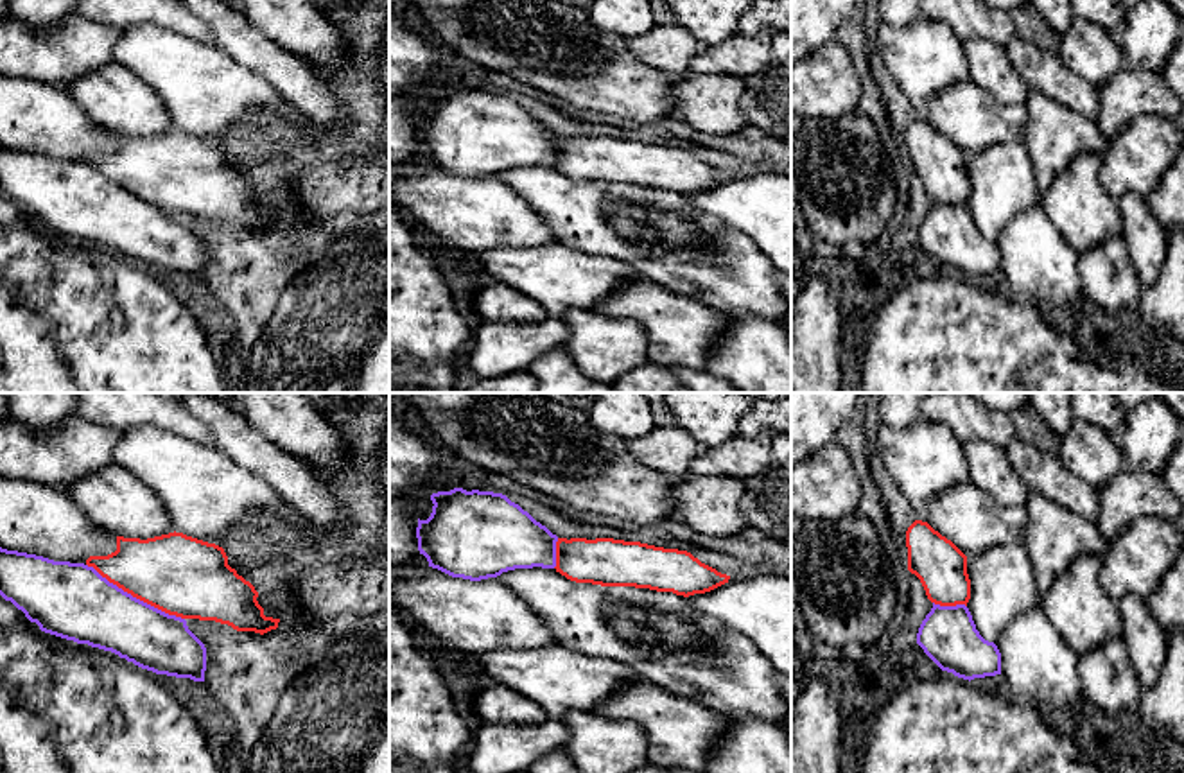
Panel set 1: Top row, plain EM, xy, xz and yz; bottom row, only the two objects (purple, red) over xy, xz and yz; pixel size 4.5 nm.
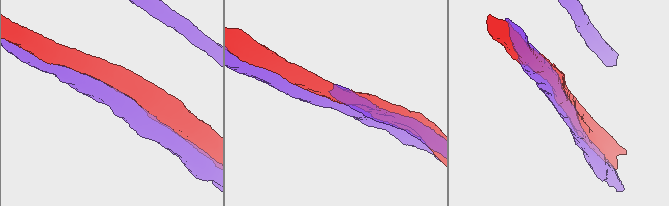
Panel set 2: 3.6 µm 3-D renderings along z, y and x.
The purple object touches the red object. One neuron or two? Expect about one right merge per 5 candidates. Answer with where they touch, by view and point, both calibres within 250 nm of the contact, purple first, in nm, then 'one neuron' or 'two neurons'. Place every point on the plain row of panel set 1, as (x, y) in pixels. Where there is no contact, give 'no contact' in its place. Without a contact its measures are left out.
xy (135, 196) | 320/360 nm | two neurons

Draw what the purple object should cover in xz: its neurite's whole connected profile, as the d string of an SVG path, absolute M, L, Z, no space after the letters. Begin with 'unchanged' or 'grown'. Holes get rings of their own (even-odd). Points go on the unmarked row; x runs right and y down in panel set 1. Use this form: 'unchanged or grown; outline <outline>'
unchanged; outline M454 86L432 91L431 99L434 102L431 115L418 117L416 126L418 149L429 165L470 179L497 176L515 167L556 165L558 135L506 93Z

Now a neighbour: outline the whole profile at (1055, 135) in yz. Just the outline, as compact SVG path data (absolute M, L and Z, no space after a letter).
M1030 90L1024 106L1028 129L1023 143L1028 147L1040 194L1057 181L1078 154L1105 156L1109 138L1101 135L1096 122L1035 90Z

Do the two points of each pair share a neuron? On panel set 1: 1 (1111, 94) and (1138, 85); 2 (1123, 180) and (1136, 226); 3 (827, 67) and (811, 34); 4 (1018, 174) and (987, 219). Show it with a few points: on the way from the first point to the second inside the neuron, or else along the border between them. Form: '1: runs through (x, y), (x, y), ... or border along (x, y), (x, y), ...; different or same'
1: runs through (1118, 94), (1131, 92); same
2: border along (1147, 194), (1127, 192), (1118, 201); different
3: border along (836, 38), (809, 56); different
4: runs through (1007, 185), (996, 196), (992, 208); same

